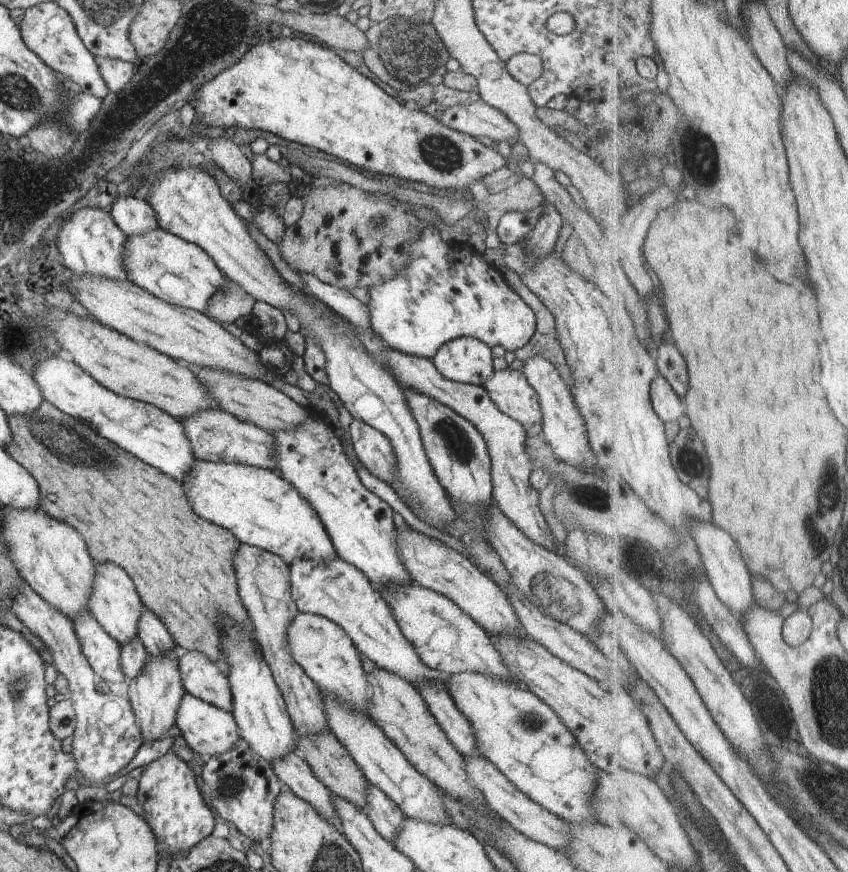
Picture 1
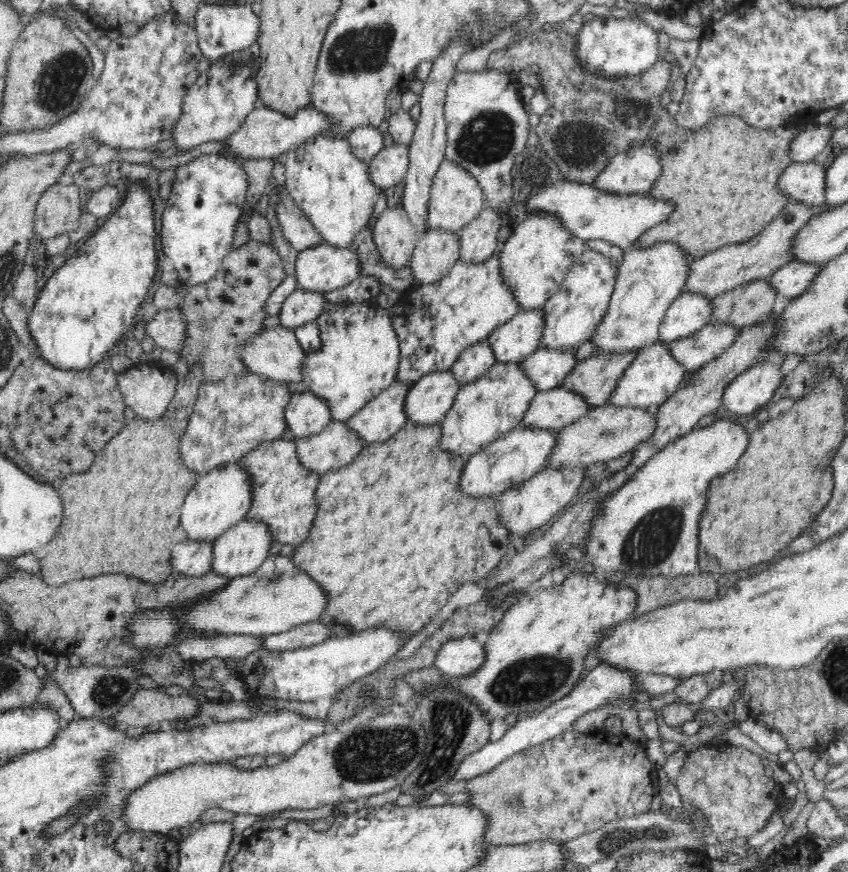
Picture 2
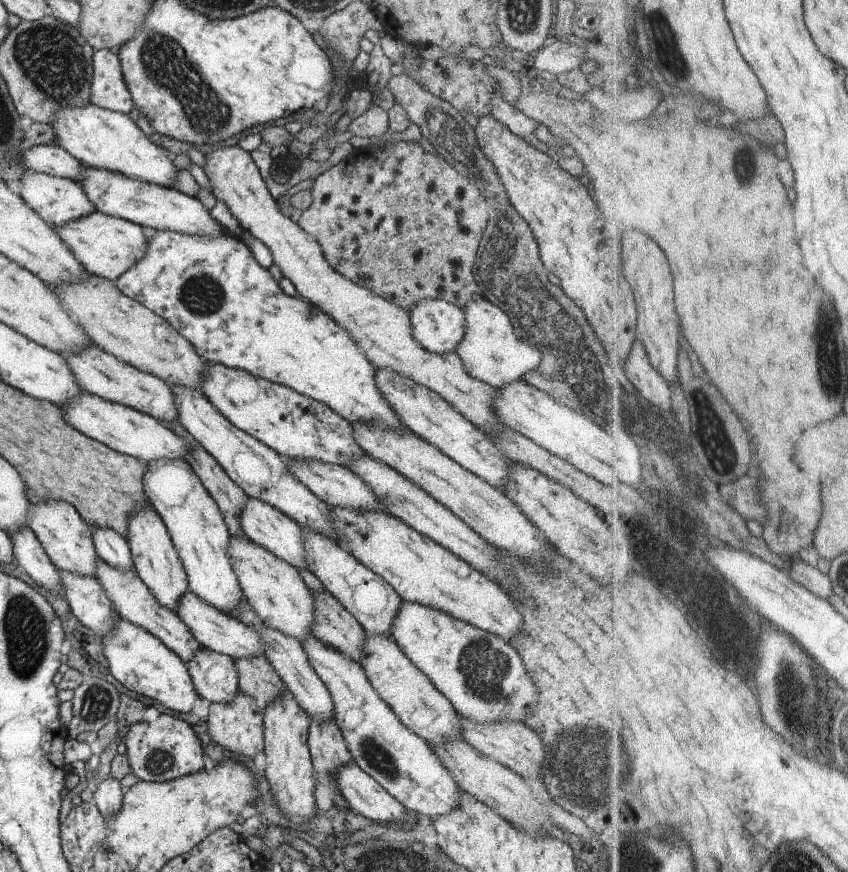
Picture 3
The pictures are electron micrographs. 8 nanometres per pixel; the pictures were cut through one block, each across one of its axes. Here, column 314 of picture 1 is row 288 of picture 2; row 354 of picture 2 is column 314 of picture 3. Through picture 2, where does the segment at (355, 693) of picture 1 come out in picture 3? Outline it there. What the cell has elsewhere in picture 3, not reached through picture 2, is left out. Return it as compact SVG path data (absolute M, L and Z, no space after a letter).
M229 536L229 555L245 599L265 626L302 642L311 632L315 601L295 566L274 556L246 536Z

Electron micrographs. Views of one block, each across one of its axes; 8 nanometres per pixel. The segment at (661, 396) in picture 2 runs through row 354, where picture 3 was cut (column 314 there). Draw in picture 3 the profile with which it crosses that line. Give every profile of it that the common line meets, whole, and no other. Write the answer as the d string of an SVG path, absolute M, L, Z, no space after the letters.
M311 634L301 642L301 646L310 667L326 684L332 702L335 703L334 721L346 740L348 751L352 754L352 761L409 811L428 815L432 819L440 815L447 815L459 803L459 794L461 793L459 786L427 742L416 734L412 734L408 728L404 727L404 724L400 723L390 706L372 687L359 662L321 643Z

